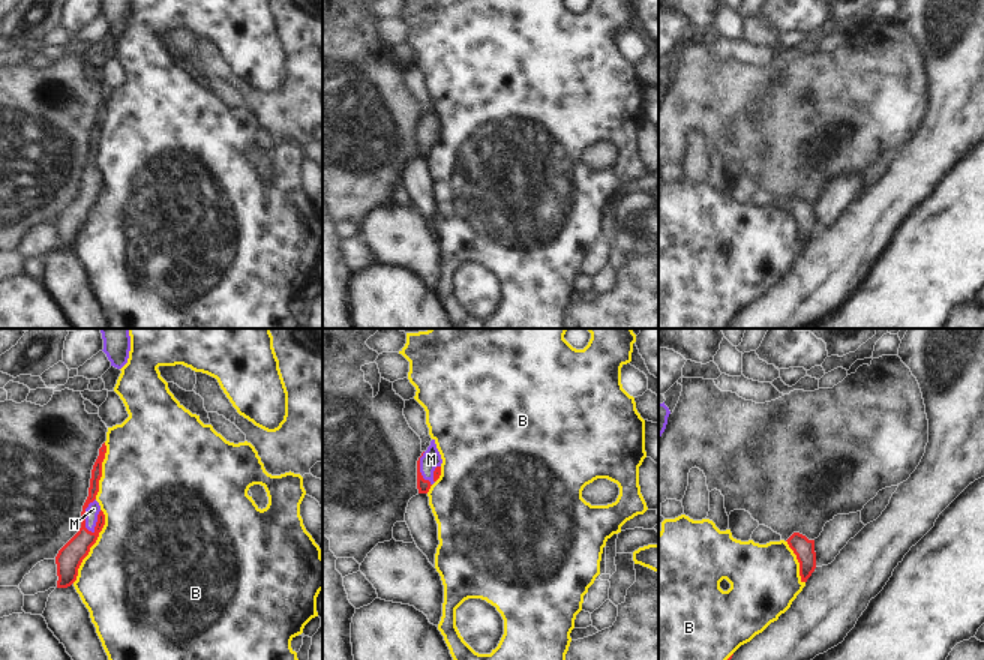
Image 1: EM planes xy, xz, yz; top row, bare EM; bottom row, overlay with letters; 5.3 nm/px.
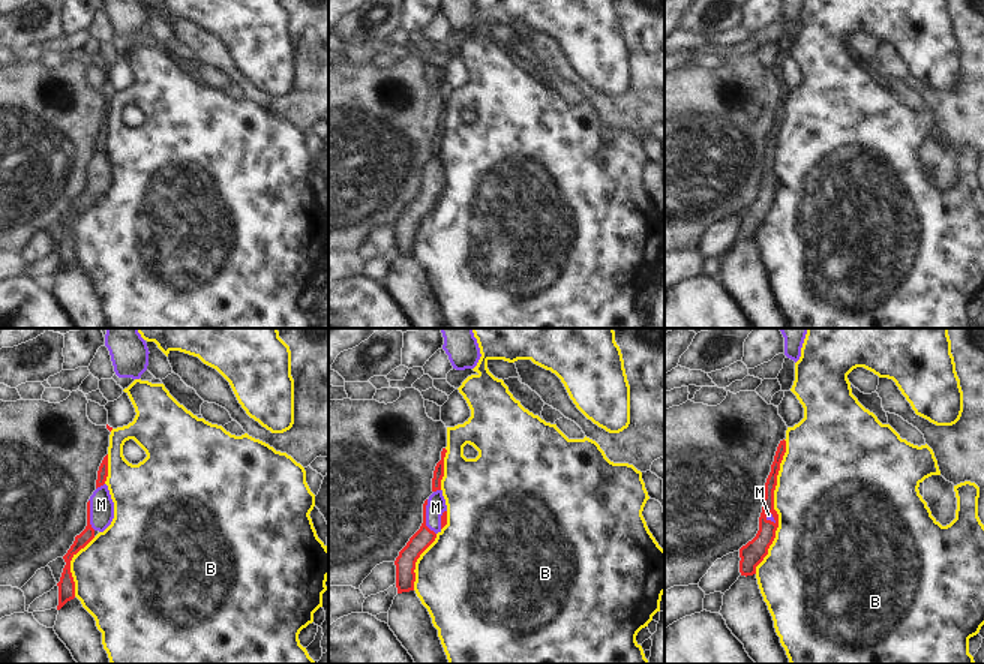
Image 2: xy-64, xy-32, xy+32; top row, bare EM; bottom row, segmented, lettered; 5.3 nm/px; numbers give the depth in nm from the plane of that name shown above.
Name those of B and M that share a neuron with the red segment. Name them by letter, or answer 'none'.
M

